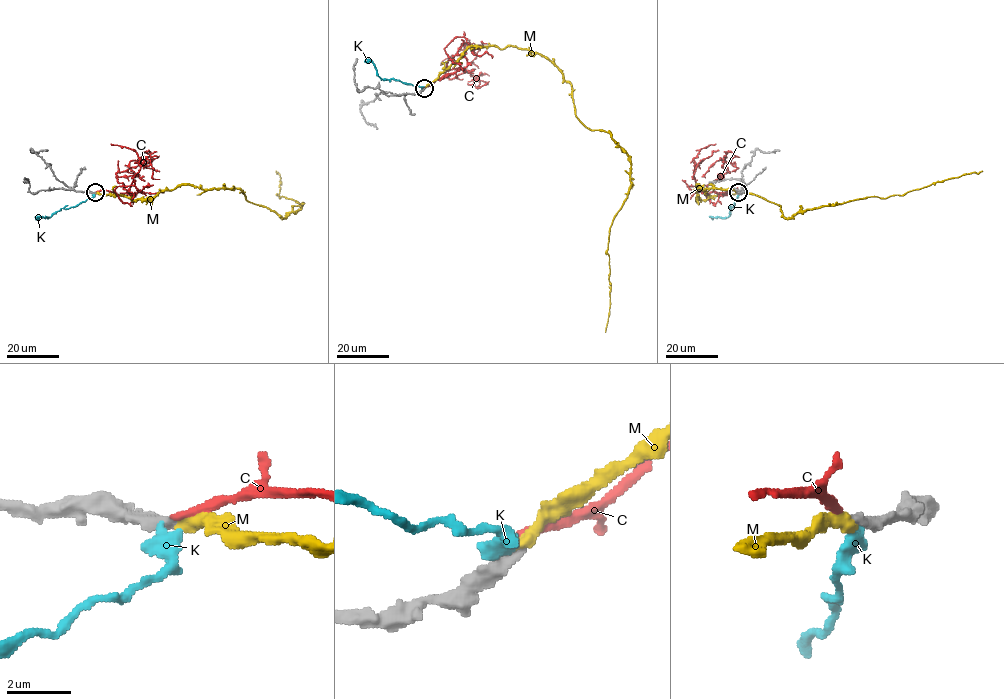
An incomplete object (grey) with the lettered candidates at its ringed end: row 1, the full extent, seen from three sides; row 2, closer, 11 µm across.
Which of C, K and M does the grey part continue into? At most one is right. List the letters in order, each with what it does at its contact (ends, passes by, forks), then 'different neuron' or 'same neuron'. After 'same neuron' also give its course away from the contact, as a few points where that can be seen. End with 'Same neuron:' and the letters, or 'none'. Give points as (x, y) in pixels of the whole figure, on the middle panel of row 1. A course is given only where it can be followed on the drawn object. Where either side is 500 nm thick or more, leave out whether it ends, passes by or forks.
C: it ends there; different neuron
K: different neuron
M: it ends there; same neuron; it runs (424, 87), (471, 47), (537, 52), (571, 85), (576, 116), (625, 151), (631, 185), (609, 232), (605, 332)
Same neuron: M

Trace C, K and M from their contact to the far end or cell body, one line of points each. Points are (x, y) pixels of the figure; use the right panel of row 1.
C: (738, 192), (706, 192), (710, 183), (729, 172), (721, 165), (727, 153), (723, 161), (738, 168), (731, 171)
K: (739, 192), (729, 208), (730, 214), (727, 217), (712, 217), (713, 219)
M: (738, 192), (697, 199), (696, 185), (750, 192), (779, 205), (791, 218), (871, 196), (903, 195), (982, 170)

